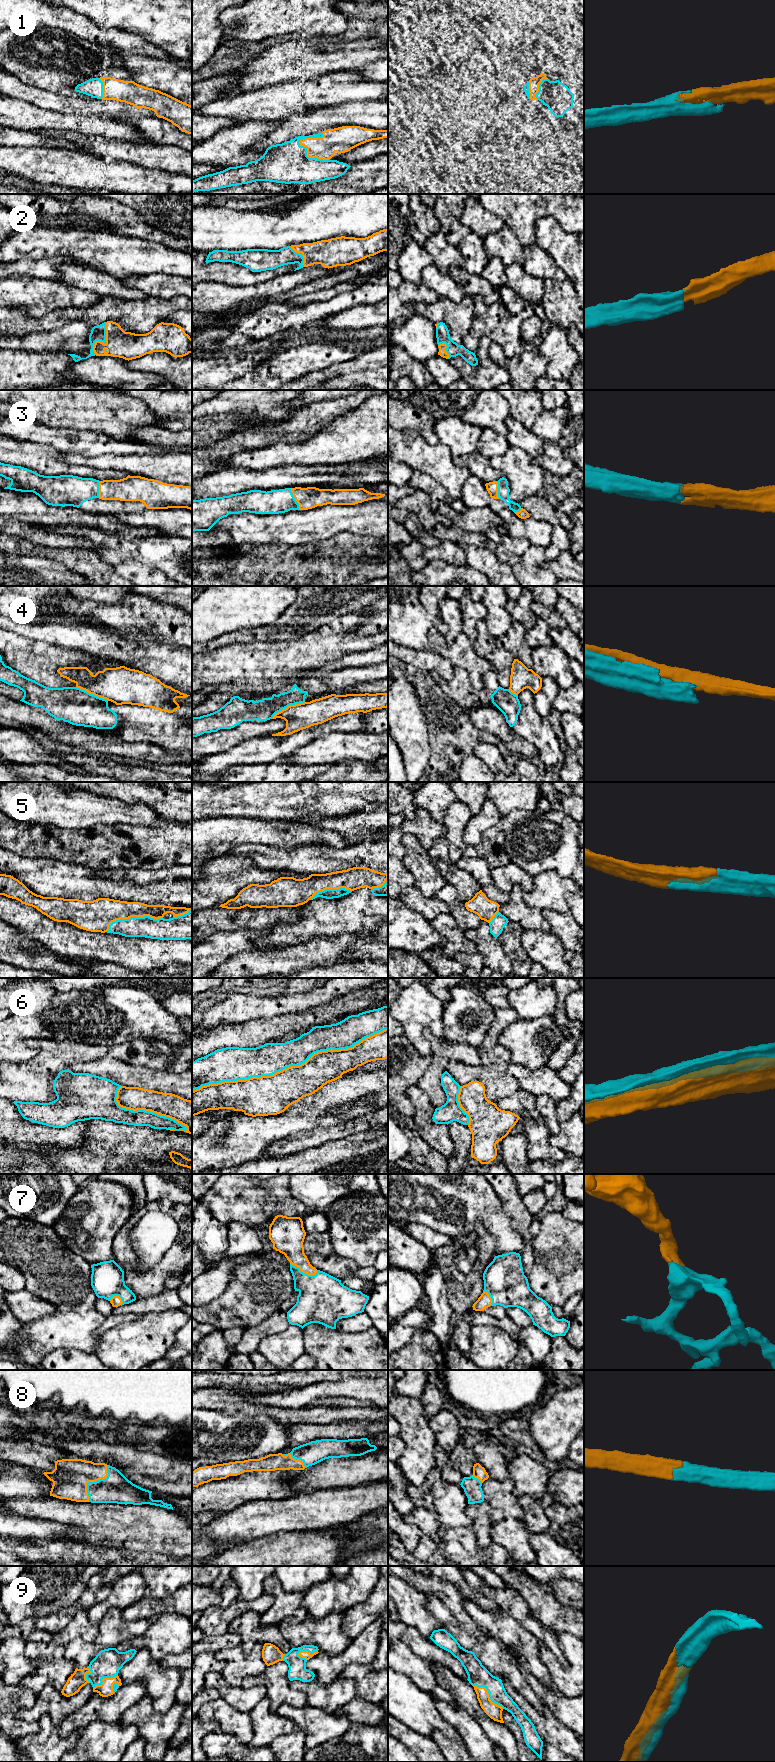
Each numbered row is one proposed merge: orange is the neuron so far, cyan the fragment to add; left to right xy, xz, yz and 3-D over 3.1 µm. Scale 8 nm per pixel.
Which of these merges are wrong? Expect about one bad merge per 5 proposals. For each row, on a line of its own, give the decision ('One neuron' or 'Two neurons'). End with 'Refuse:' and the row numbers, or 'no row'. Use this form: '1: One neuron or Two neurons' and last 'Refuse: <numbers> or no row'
1: One neuron
2: One neuron
3: One neuron
4: Two neurons
5: One neuron
6: Two neurons
7: One neuron
8: One neuron
9: One neuron
Refuse: 4, 6

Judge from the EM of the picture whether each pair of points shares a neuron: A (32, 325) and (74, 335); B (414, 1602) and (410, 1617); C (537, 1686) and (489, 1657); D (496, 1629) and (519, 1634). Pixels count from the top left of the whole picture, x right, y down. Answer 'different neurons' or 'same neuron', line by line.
A: different neurons
B: same neuron
C: different neurons
D: same neuron

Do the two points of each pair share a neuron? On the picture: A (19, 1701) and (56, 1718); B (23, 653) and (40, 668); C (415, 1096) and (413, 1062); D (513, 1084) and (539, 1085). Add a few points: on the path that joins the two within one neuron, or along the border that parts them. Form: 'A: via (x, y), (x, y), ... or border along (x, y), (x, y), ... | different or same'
A: border along (37, 1698), (31, 1707), (20, 1708), (17, 1711) | different
B: via (27, 656), (36, 664) | same
C: border along (416, 1084), (407, 1089), (407, 1098), (414, 1108) | different
D: border along (508, 1064), (507, 1071), (517, 1080), (520, 1087) | different

